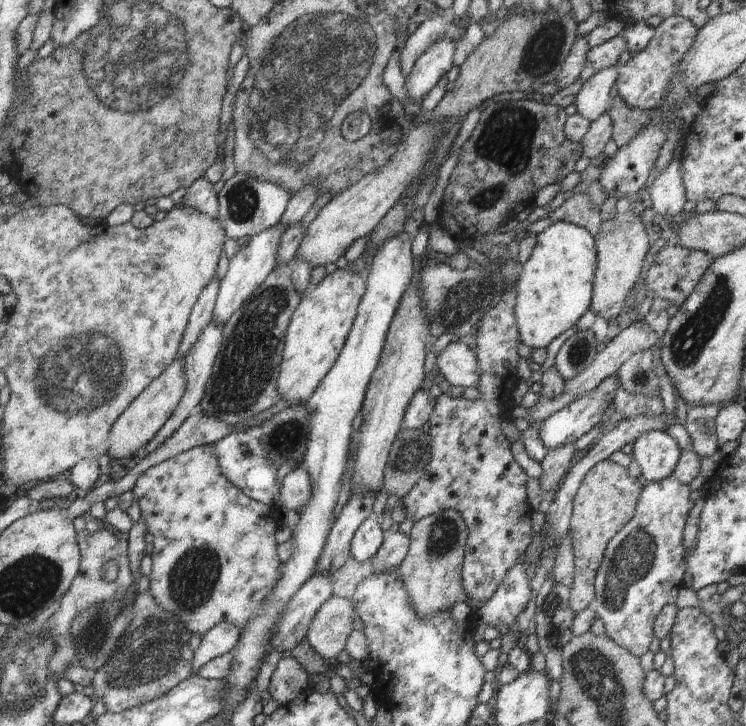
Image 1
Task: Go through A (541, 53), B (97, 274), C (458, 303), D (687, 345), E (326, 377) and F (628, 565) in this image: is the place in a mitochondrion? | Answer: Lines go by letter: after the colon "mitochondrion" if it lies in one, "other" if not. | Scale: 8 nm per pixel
A: mitochondrion
B: other
C: mitochondrion
D: mitochondrion
E: other
F: mitochondrion

